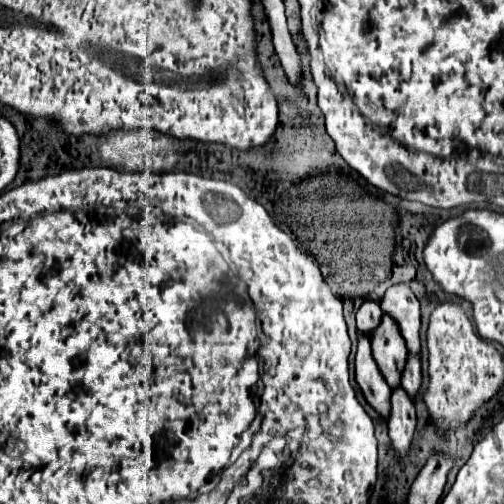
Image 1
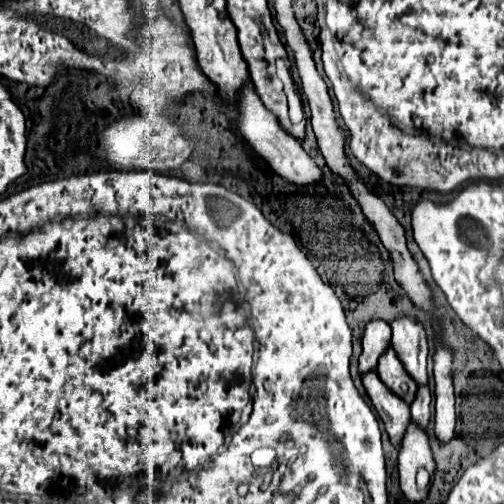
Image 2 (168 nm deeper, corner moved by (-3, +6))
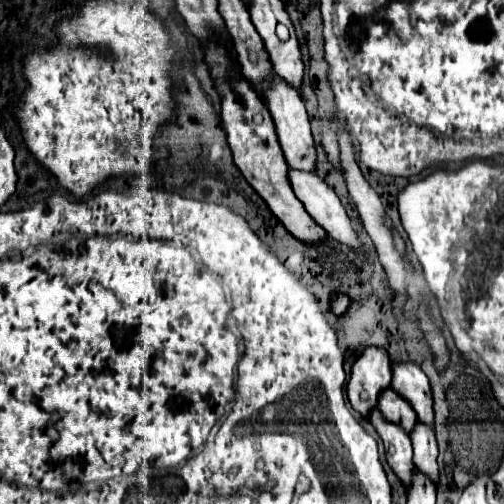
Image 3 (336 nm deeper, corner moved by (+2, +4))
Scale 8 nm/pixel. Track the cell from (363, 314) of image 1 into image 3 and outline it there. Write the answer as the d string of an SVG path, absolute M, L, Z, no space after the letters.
M365 347L351 369L347 395L351 405L367 415L377 405L377 395L391 383L391 359L383 347Z

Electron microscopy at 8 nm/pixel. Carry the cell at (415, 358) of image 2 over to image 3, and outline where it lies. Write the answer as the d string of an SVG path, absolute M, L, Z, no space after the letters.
M399 361L391 365L391 387L403 395L417 413L417 419L433 427L433 399L429 379L423 369L413 361Z

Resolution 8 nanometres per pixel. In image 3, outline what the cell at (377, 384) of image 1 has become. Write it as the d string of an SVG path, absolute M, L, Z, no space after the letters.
M377 407L371 409L369 421L375 425L377 433L383 439L387 463L397 473L397 477L407 485L411 481L411 469L413 469L413 449L409 435L403 431L403 427L387 423L387 419L383 419L383 413Z

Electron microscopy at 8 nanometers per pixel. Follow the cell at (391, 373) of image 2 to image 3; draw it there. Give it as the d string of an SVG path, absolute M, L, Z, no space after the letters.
M385 387L379 393L379 405L377 407L385 415L385 419L401 425L407 433L413 429L413 425L417 421L417 415L415 415L411 403L407 403L407 399L399 397L399 393L393 387Z

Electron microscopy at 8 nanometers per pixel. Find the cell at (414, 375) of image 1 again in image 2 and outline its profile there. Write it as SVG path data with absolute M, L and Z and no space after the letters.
M418 387L416 401L410 405L410 409L412 409L412 421L422 431L426 431L430 425L430 401L432 401L432 397L430 397L428 387Z

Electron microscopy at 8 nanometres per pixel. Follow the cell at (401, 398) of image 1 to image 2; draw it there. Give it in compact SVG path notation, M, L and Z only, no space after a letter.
M410 423L402 439L402 449L398 453L398 473L400 473L402 493L412 503L420 503L426 499L426 493L420 491L416 485L418 469L426 469L430 471L430 477L434 477L436 463L432 459L432 449L430 449L426 433L422 433L418 425Z

